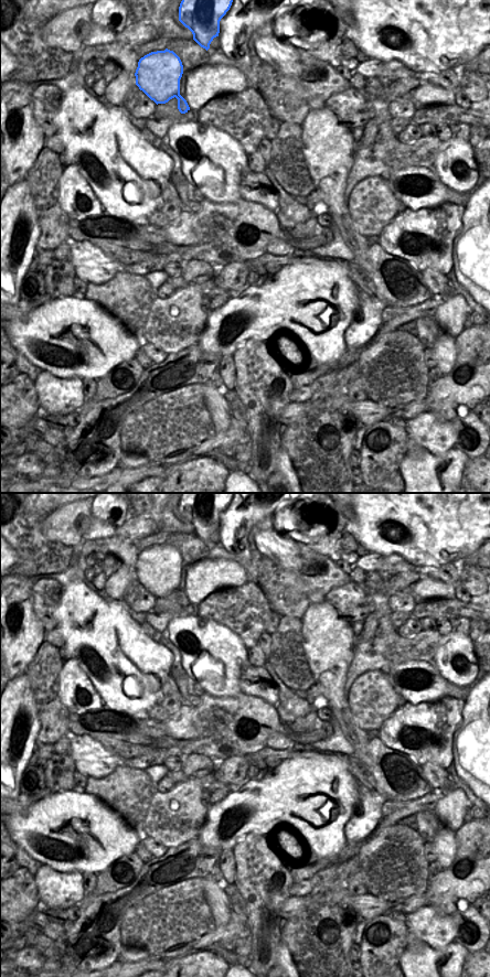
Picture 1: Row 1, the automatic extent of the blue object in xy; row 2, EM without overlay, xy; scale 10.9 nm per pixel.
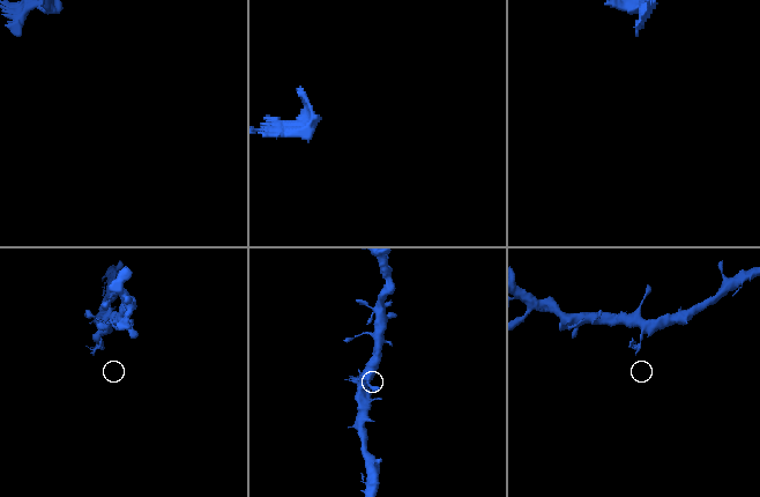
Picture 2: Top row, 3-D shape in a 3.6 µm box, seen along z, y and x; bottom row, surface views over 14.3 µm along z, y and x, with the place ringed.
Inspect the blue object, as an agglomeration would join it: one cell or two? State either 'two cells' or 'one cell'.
one cell

